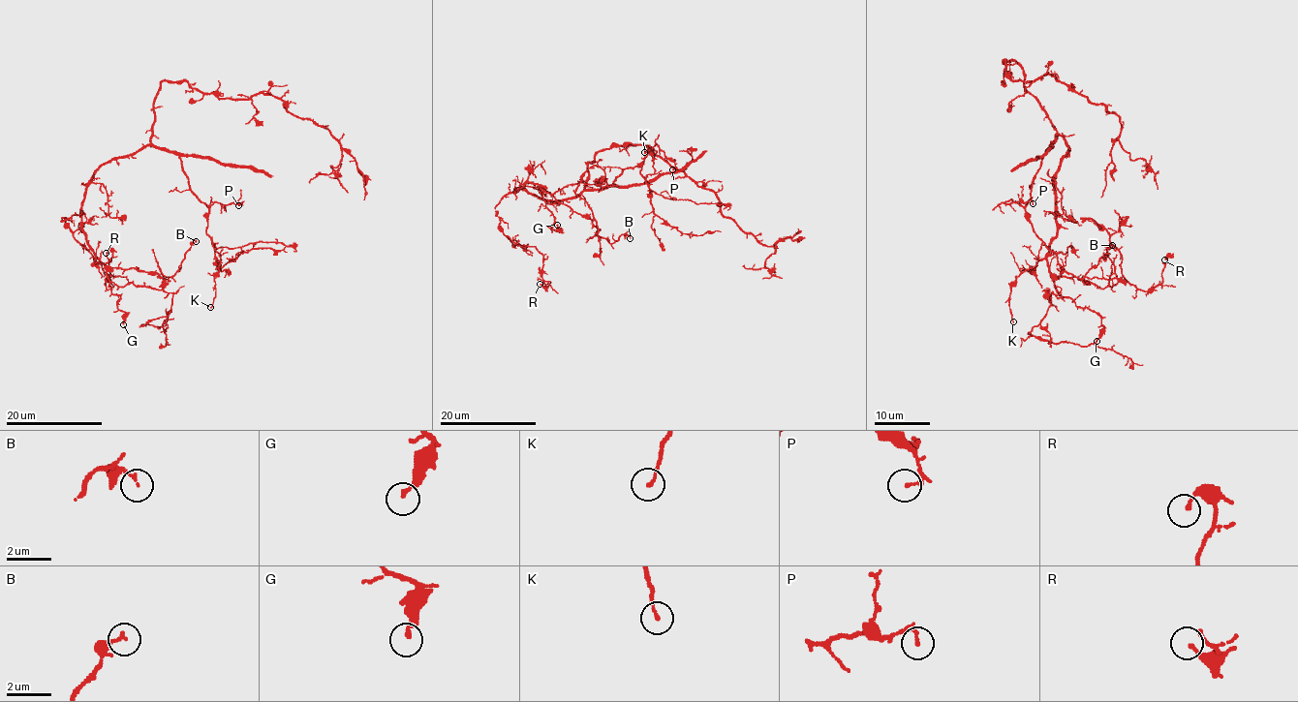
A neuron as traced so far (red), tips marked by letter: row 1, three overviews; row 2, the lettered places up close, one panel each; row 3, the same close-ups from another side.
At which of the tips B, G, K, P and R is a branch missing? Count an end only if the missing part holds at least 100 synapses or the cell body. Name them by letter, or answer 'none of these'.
none of these

